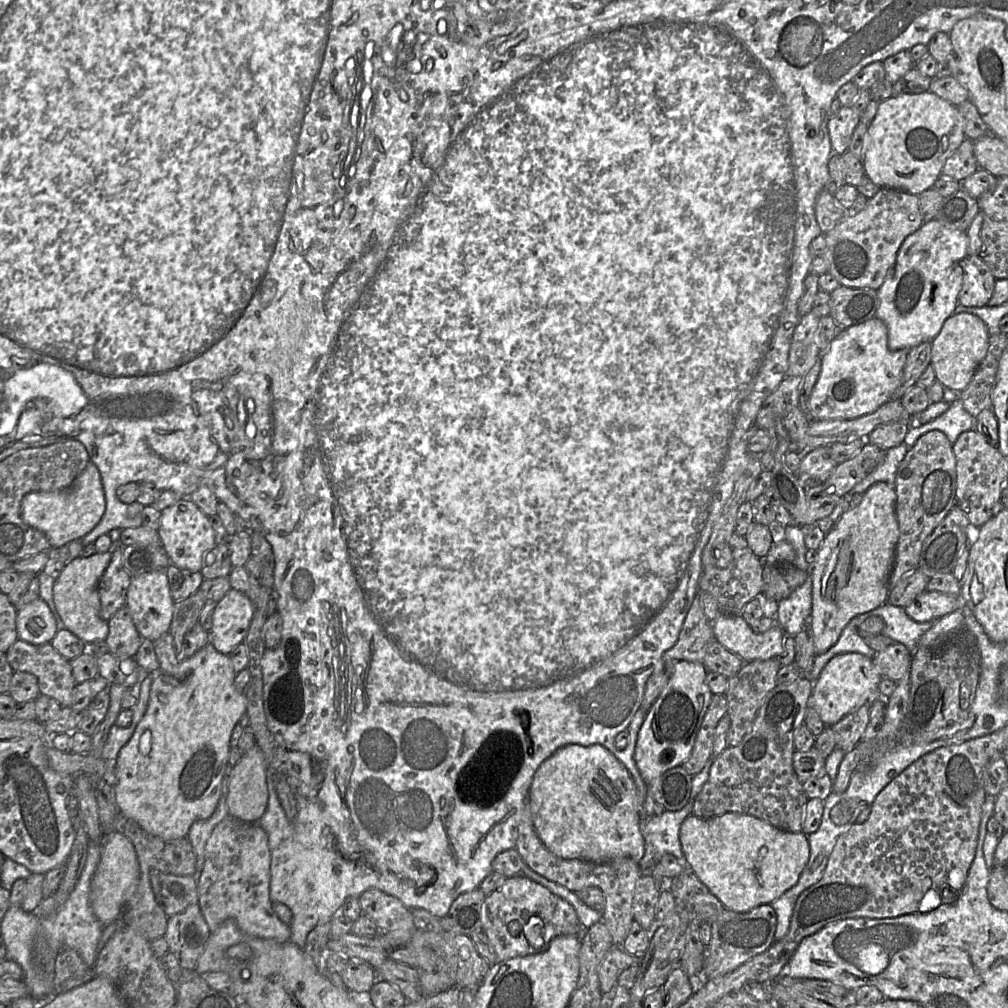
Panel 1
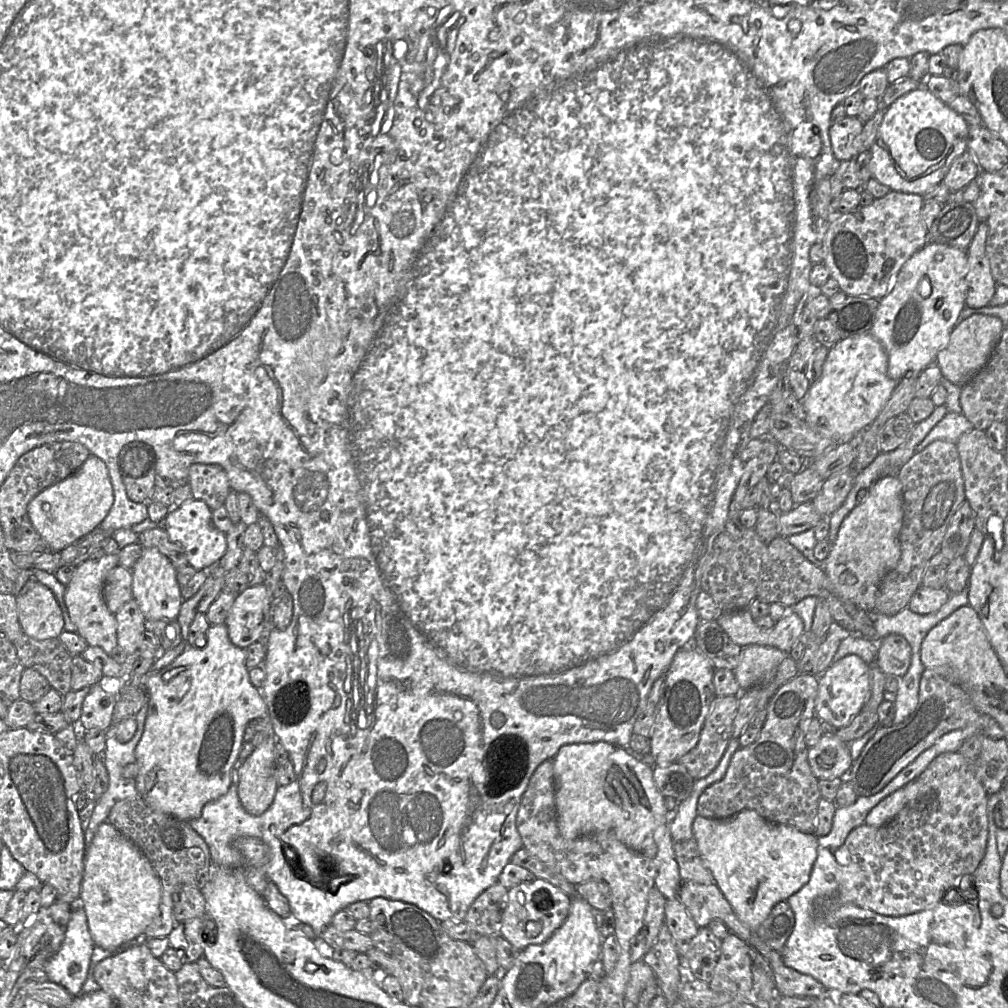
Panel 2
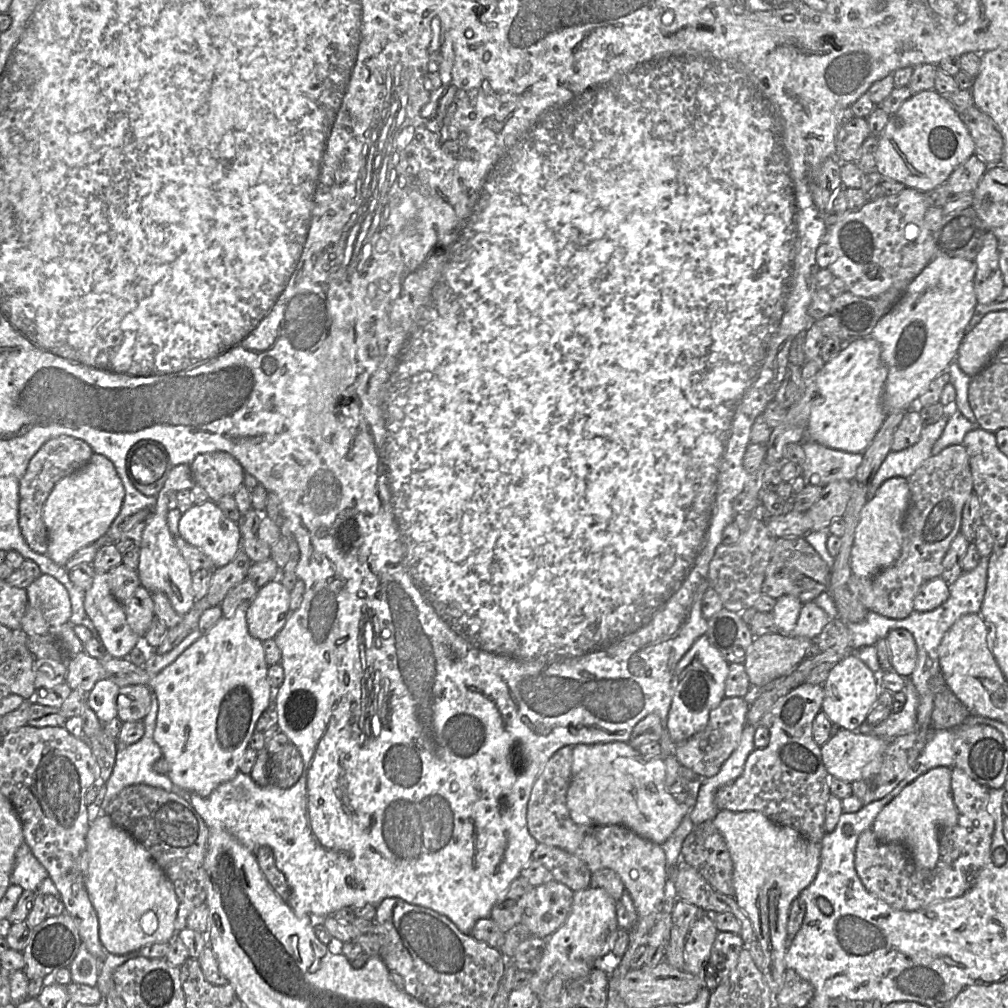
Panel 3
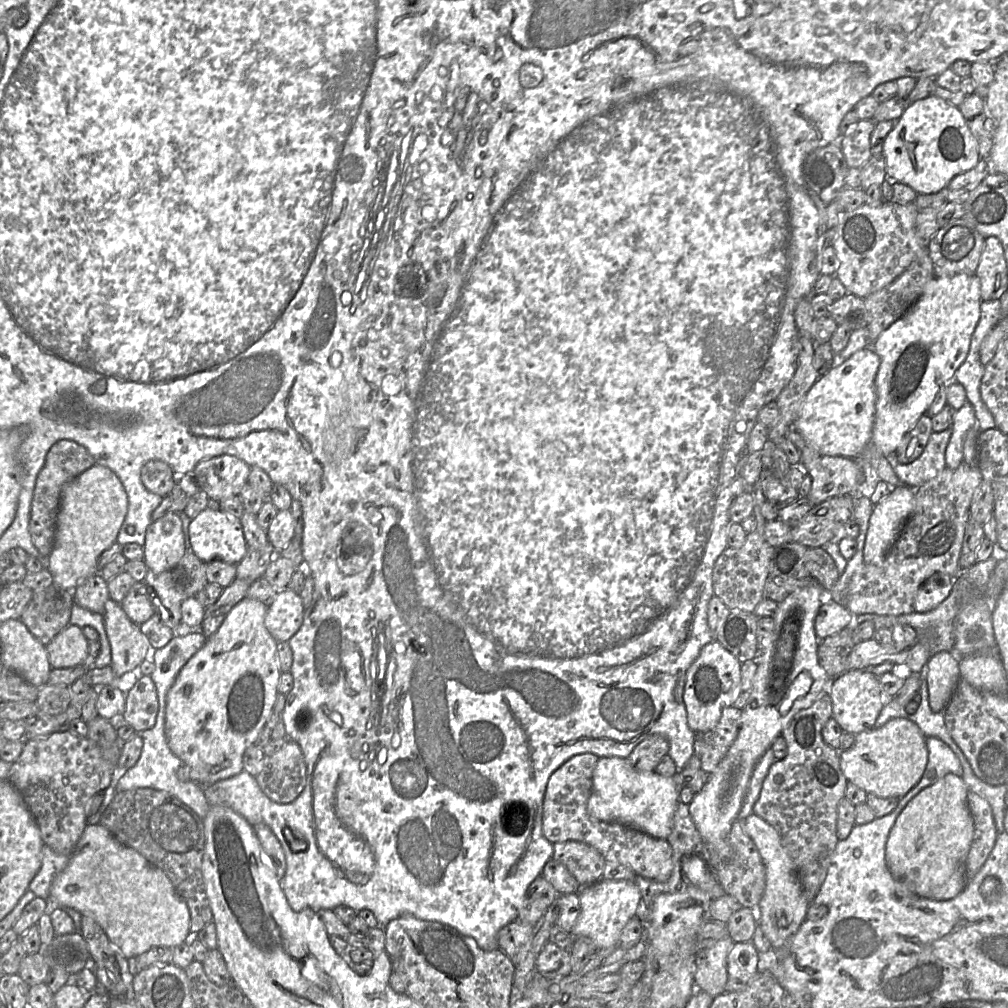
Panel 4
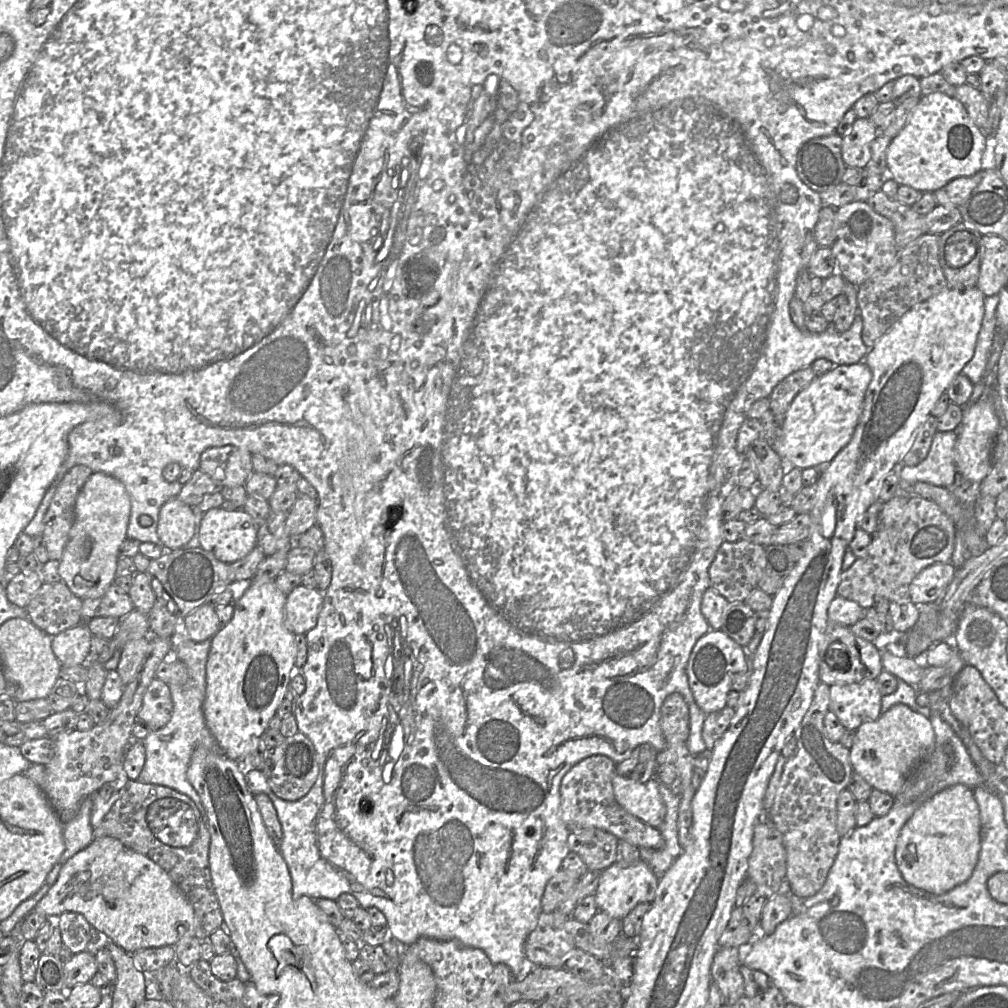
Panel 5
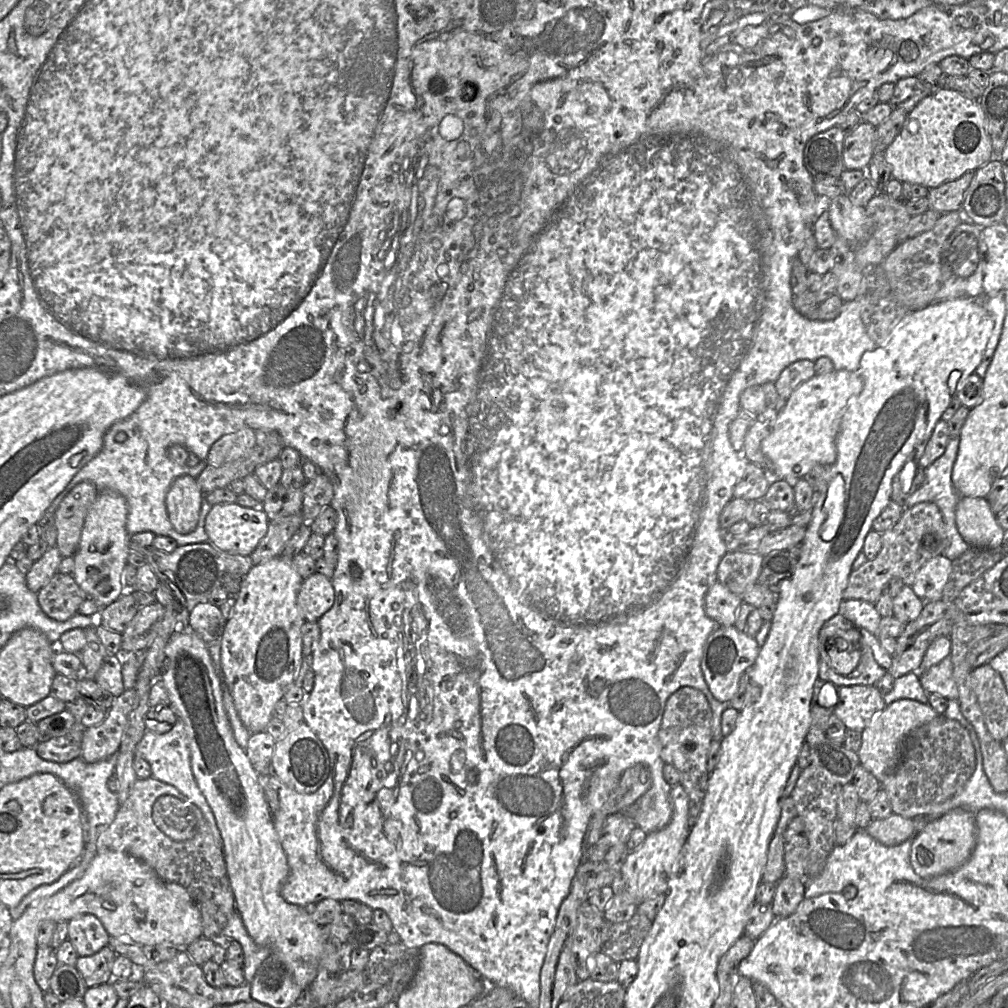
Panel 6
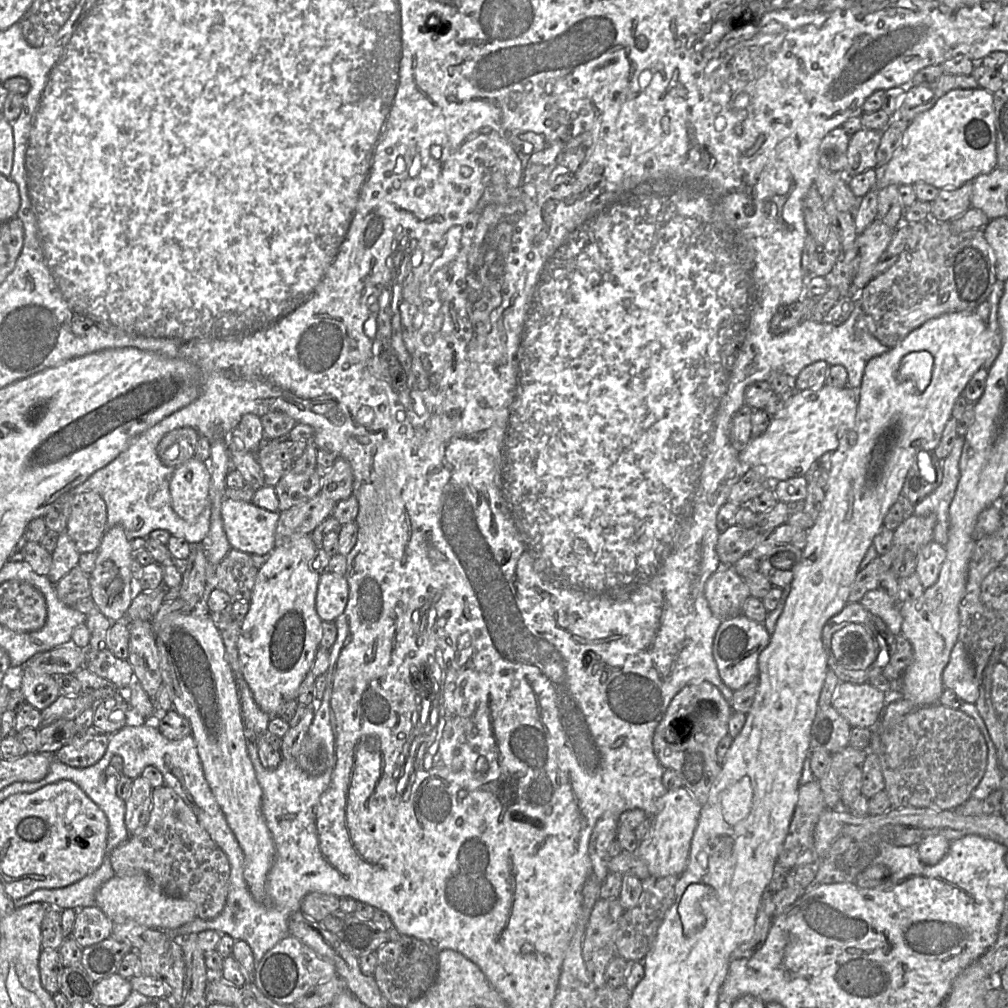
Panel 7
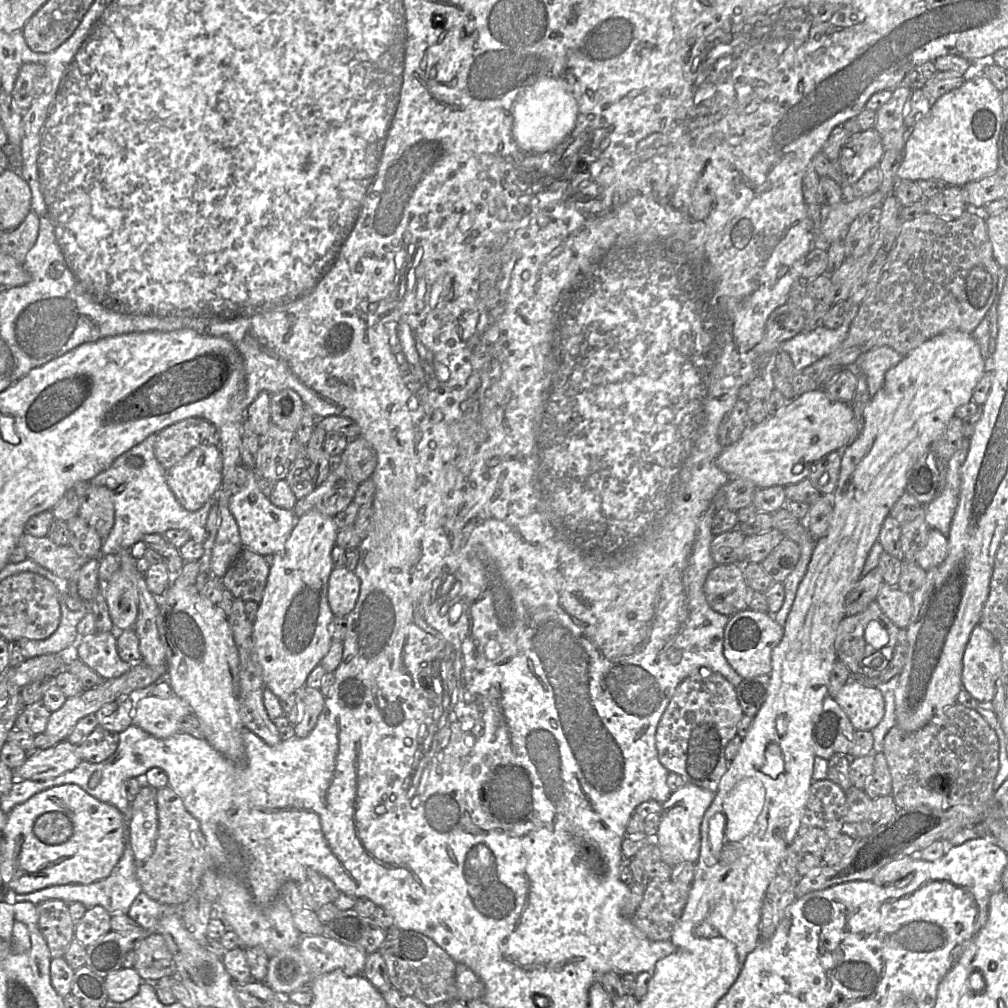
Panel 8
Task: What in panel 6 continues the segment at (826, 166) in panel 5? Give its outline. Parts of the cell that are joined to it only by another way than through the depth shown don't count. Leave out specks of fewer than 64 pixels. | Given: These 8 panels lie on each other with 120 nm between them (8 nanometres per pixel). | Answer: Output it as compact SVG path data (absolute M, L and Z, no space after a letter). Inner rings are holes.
M838 126L813 136L804 150L804 166L814 182L840 179L844 167L843 142L845 135Z

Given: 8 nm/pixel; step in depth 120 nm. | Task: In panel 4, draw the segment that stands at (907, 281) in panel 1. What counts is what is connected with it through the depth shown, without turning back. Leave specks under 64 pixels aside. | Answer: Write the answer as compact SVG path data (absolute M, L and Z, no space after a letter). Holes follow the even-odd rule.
M968 274L935 277L927 283L922 295L910 309L892 323L870 347L880 358L875 378L876 413L872 444L886 457L892 457L906 434L921 416L927 414L941 386L954 380L957 369L964 363L972 335L980 319L980 282Z

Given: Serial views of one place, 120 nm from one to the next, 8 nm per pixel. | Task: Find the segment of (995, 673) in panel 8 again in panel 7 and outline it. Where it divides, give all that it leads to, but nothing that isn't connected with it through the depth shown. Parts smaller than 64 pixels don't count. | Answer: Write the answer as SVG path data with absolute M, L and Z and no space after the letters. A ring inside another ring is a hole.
M957 641L954 645L942 673L942 682L945 689L952 690L965 703L976 703L979 686L975 668L962 642Z

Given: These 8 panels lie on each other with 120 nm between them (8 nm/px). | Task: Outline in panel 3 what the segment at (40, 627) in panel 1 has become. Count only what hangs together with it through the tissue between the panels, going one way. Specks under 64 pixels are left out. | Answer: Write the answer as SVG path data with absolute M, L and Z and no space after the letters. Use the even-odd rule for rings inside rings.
M42 574L26 588L28 605L39 609L51 628L67 623L71 601L66 588L54 577Z

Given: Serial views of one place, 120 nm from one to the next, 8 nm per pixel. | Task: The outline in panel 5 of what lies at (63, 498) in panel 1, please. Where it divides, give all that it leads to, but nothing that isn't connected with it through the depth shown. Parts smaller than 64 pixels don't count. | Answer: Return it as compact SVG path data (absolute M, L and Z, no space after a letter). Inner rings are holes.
M93 472L77 496L74 522L58 567L61 581L80 599L100 598L114 584L120 547L127 539L130 512L125 486L108 474Z

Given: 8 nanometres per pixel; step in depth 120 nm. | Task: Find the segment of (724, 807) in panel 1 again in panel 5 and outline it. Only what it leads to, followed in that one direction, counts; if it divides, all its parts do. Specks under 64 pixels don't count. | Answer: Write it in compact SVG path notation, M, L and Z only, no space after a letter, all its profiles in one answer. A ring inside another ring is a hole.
M820 682L809 710L793 734L797 740L797 754L785 764L774 803L767 812L769 821L781 833L786 849L787 889L802 900L816 895L822 889L837 856L841 839L836 829L837 800L839 794L847 789L853 773L849 749L841 743L830 741L825 733L824 719L828 711L830 686Z

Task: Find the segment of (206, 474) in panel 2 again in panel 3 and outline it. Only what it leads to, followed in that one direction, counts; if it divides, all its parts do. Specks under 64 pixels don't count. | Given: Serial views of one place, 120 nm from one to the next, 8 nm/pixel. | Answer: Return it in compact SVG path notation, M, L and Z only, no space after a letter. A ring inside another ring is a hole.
M226 452L200 454L191 462L190 469L195 484L215 503L224 496L234 495L245 475L242 465Z

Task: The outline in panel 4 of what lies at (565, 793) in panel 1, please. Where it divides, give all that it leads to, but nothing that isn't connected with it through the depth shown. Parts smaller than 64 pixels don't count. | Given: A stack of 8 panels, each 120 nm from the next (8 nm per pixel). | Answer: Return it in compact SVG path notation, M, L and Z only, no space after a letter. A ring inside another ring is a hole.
M600 757L592 781L587 809L593 818L622 823L652 837L667 839L672 831L675 810L680 800L673 778L661 776L656 771L637 771L623 758Z

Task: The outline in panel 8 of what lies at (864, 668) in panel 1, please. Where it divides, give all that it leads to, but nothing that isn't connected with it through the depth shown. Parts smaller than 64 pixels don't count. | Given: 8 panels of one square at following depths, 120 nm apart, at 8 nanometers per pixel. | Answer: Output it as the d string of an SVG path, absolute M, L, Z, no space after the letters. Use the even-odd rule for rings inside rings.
M848 680L835 695L835 700L848 716L855 730L872 730L885 713L885 699L876 687Z

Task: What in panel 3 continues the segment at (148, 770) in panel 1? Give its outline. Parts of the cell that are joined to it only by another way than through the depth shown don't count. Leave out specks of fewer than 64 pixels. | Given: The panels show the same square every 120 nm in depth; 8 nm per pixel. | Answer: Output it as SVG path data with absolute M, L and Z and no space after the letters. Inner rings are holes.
M239 606L230 616L222 616L207 634L154 677L143 666L136 666L126 659L107 657L99 660L106 672L106 679L119 687L146 685L156 694L158 711L153 739L161 748L162 758L169 763L167 776L180 789L200 797L209 796L220 784L237 775L256 723L269 705L272 692L267 678L269 666L263 642L252 637L248 631L246 612L246 606Z

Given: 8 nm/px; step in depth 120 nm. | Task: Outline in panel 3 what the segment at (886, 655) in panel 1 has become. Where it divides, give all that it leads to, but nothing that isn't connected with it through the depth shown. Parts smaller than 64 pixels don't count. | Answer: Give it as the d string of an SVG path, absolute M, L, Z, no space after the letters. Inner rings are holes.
M906 629L891 630L886 636L890 651L891 669L909 678L917 662L917 647L913 635Z

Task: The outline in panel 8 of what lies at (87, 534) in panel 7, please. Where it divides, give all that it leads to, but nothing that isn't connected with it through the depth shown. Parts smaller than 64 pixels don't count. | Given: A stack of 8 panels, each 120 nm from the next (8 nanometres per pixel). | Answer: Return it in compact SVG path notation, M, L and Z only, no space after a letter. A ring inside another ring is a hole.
M90 486L81 500L78 510L81 517L104 539L114 525L114 492L106 486Z

